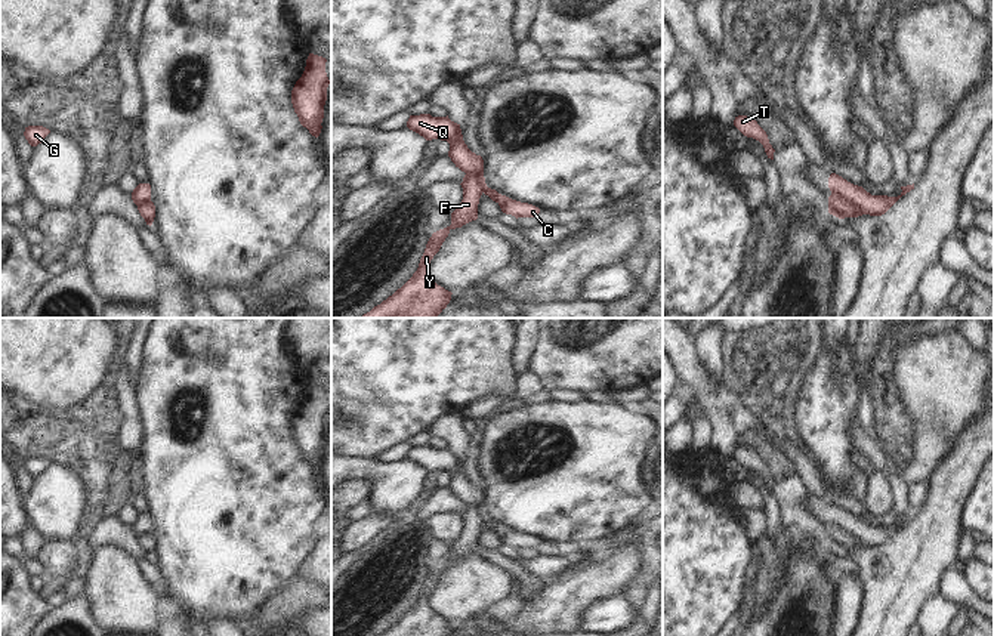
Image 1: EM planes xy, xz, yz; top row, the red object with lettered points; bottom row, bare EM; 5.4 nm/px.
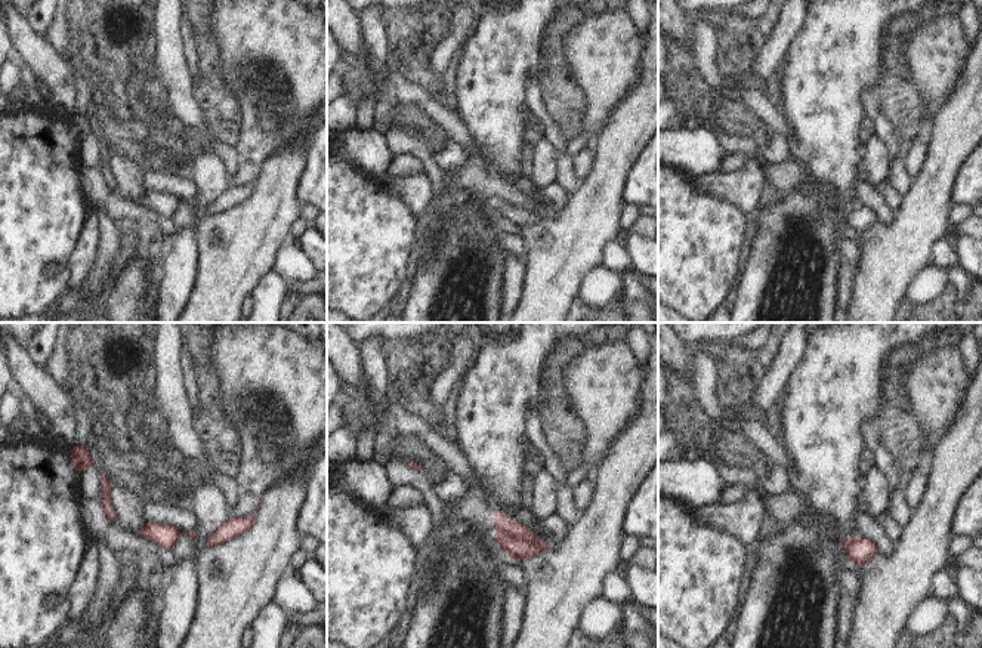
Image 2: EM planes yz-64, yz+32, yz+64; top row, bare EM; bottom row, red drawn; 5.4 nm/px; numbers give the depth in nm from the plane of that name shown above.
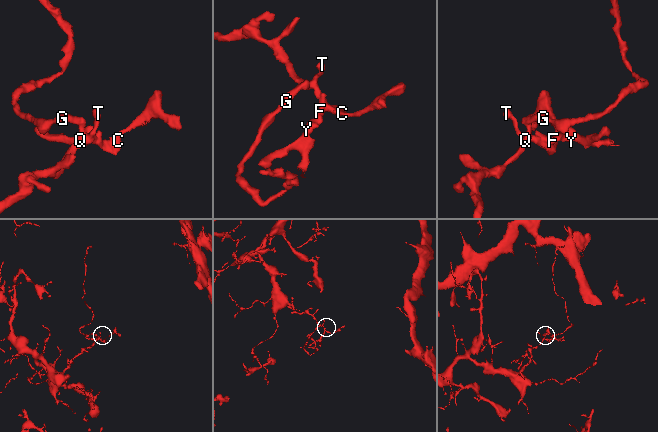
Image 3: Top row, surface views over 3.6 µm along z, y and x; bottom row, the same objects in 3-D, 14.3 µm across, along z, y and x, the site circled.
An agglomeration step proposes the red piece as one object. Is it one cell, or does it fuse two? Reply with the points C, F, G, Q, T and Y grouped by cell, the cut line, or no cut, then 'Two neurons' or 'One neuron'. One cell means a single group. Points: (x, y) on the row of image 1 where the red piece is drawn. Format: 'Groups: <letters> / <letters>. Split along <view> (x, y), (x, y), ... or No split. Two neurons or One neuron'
Groups: C G Q T / F Y. Split along yz (832, 194), (840, 194), (867, 213). Two neurons.

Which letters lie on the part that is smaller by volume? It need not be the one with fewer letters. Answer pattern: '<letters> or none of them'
F, Y

